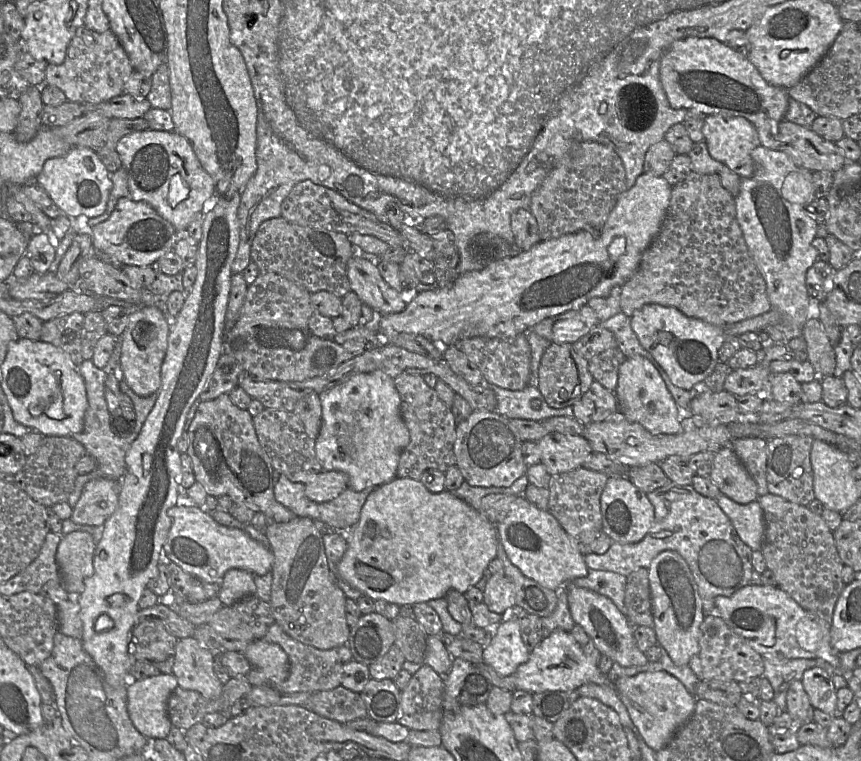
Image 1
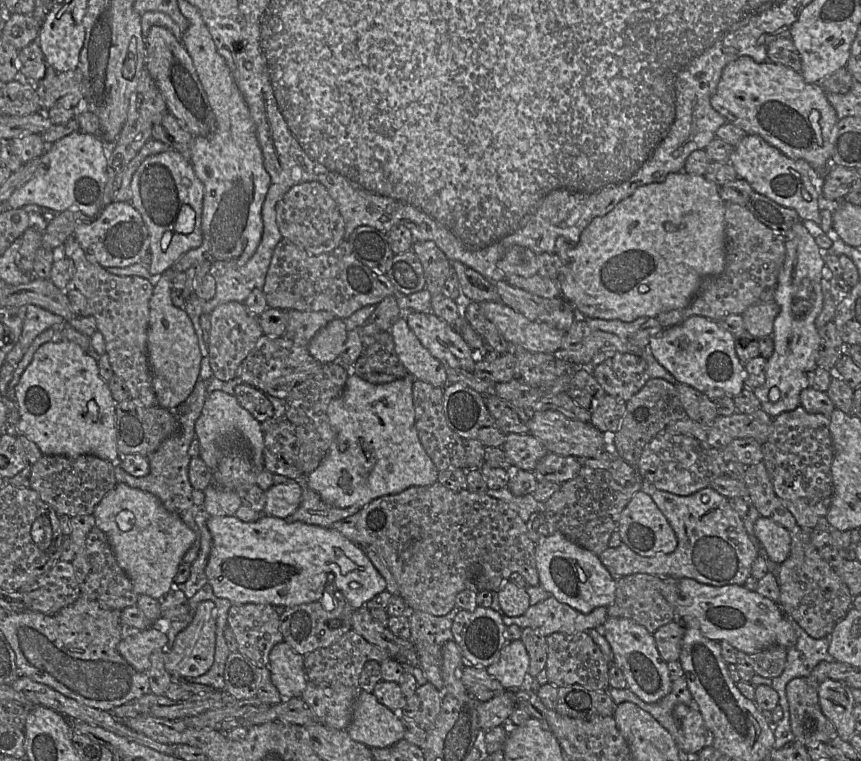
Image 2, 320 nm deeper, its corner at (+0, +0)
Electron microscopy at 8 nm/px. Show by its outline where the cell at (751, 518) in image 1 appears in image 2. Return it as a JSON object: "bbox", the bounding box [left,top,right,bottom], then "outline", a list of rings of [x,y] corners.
{"bbox":[754,516,791,564],"outline":[[[760,516],[754,524],[754,534],[769,560],[781,564],[791,550],[791,532],[772,519]]]}

